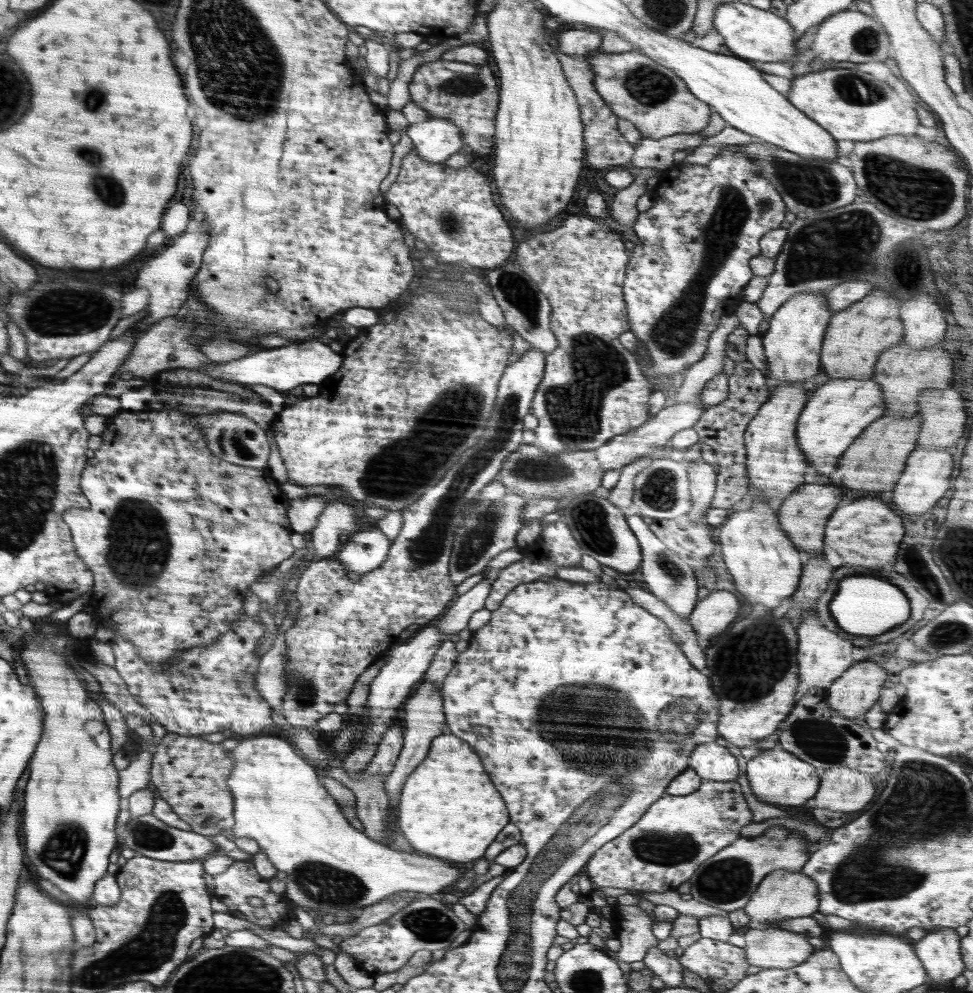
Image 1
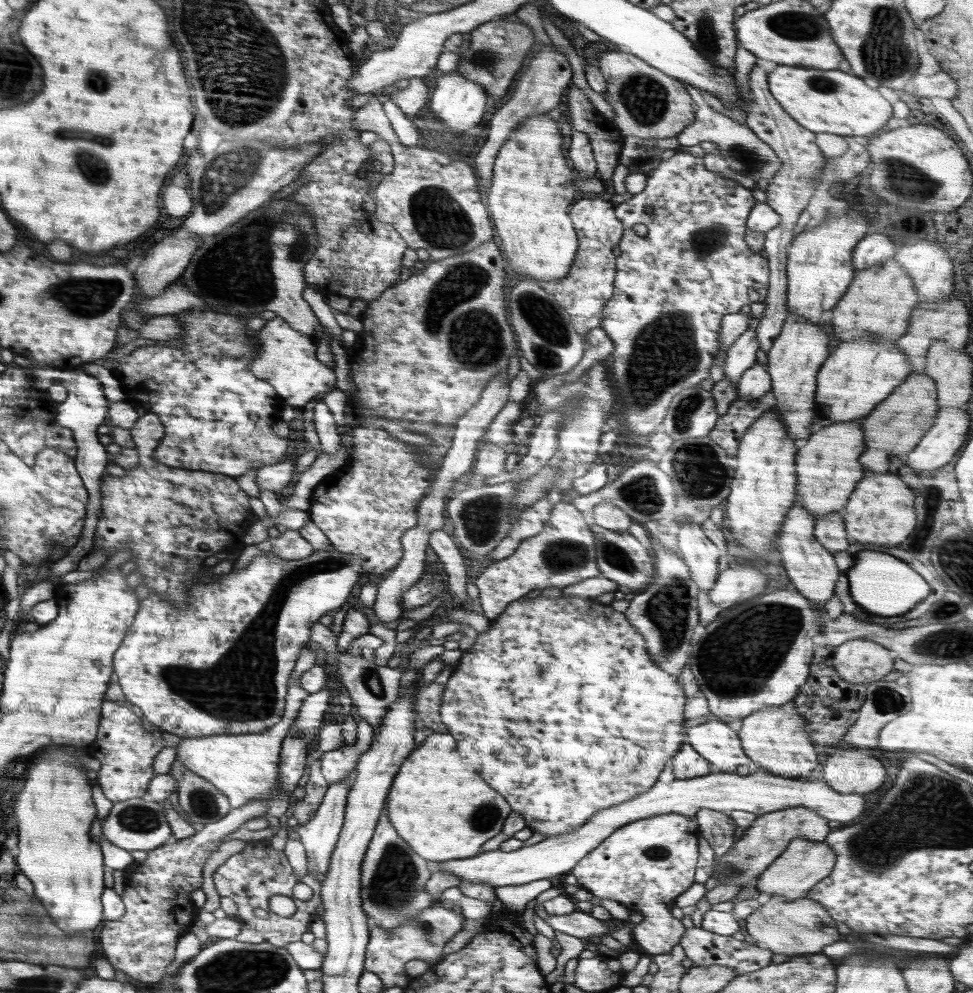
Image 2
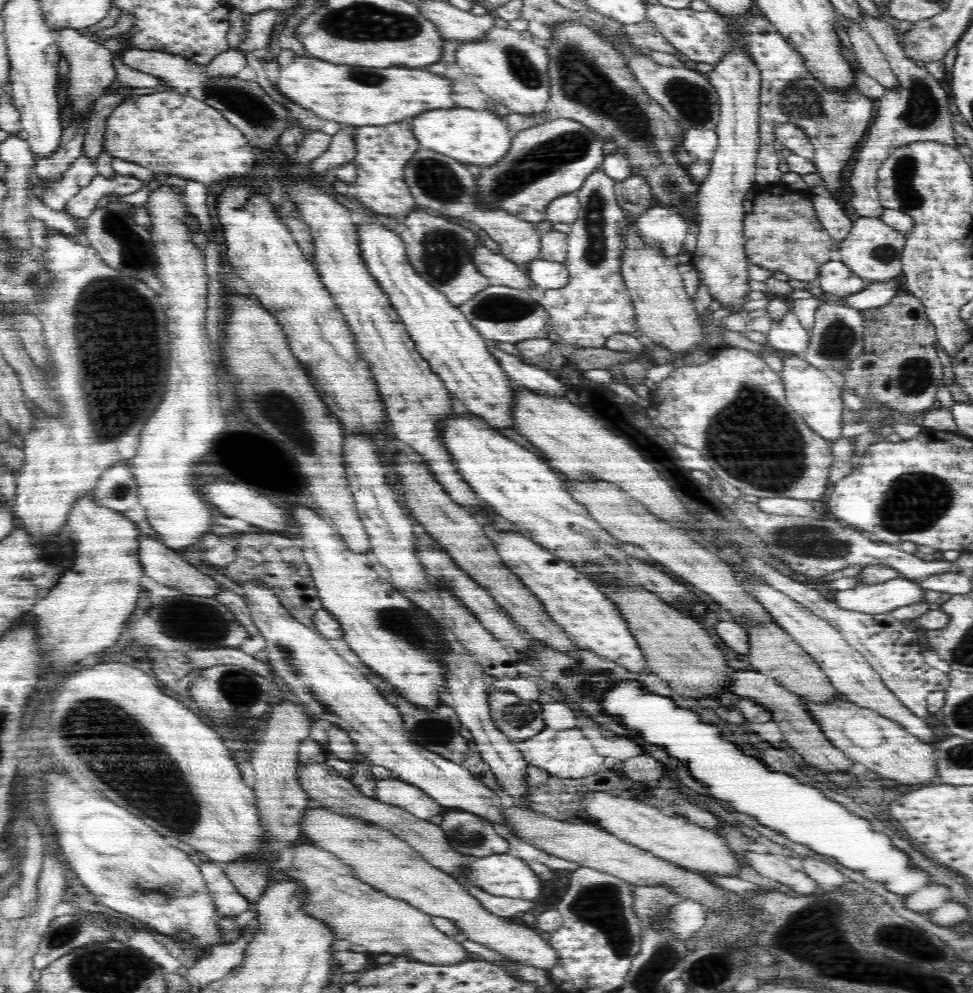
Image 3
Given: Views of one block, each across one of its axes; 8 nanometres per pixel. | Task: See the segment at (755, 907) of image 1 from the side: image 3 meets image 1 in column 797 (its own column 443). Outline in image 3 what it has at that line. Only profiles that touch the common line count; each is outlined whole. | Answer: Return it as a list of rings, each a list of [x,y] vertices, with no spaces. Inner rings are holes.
[[[308,809],[303,815],[301,832],[319,848],[327,850],[350,865],[352,873],[362,882],[411,904],[432,917],[444,917],[455,922],[460,932],[472,942],[478,942],[506,960],[548,971],[559,961],[558,952],[550,946],[546,935],[511,918],[494,915],[477,898],[468,893],[453,875],[432,866],[407,842],[376,825],[346,817],[328,809]]]

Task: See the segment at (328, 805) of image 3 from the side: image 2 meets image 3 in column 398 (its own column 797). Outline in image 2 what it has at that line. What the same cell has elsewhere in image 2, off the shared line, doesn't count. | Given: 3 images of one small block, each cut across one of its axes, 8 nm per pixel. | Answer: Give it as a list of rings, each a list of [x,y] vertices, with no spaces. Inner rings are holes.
[[[804,807],[776,810],[761,815],[743,831],[741,838],[728,849],[726,854],[714,861],[713,875],[719,885],[737,884],[744,887],[752,878],[758,878],[795,838],[822,842],[828,834],[830,834],[828,820],[810,809],[804,809]]]

